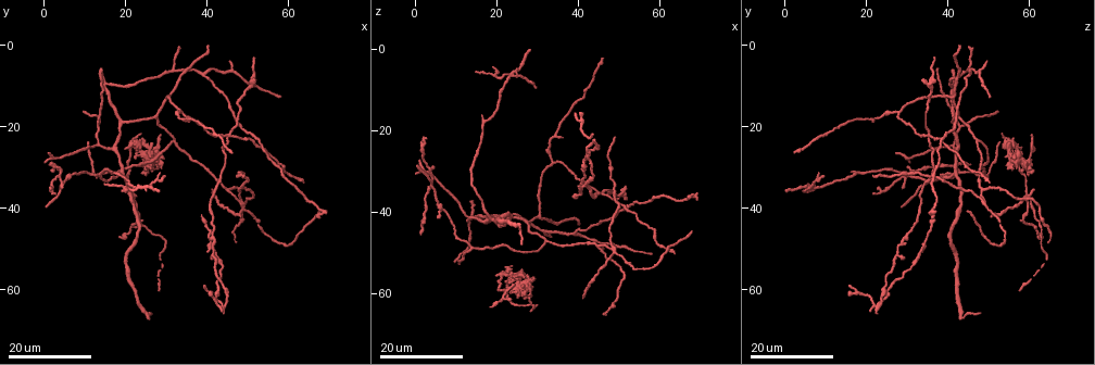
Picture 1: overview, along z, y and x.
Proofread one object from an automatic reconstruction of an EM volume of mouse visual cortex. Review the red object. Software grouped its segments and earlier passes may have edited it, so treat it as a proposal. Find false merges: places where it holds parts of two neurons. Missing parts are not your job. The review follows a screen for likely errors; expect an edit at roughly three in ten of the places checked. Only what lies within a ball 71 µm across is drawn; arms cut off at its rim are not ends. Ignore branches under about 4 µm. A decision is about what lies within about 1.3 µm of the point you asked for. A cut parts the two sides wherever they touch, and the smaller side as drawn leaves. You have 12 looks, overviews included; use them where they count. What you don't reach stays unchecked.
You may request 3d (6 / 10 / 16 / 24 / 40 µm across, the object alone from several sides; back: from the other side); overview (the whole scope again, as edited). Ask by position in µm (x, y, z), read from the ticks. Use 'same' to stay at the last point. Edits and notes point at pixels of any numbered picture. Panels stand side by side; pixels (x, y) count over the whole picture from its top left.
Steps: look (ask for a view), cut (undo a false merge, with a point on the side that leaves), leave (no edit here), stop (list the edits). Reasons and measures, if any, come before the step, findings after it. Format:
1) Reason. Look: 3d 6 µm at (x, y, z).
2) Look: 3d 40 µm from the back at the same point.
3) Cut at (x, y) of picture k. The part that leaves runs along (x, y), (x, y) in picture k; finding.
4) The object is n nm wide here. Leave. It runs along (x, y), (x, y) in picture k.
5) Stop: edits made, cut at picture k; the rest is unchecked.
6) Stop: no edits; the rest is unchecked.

Arms part here. Look: 3d 24 µm at (13.5, 20.0, 43.0).

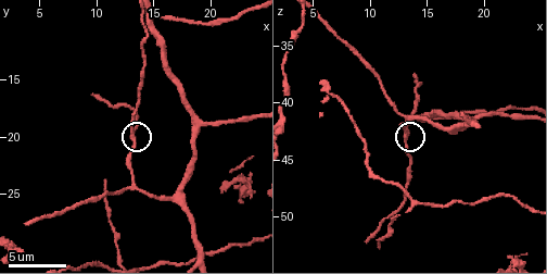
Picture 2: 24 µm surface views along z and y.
Look: 3d 6 µm at (13.0, 19.8, 43.2).

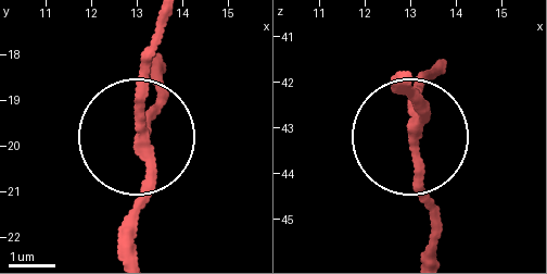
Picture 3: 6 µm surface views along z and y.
The side arm is 12 µm long; 3 arms meet here. Leave. Continuous, no second neuron.

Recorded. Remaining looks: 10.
Branch point. Look: 3d 24 µm at (19.0, 31.5, 41.5).

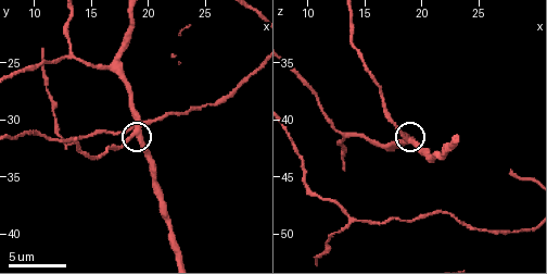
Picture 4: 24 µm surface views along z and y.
Look: 3d 6 µm at (19.2, 31.6, 41.8).

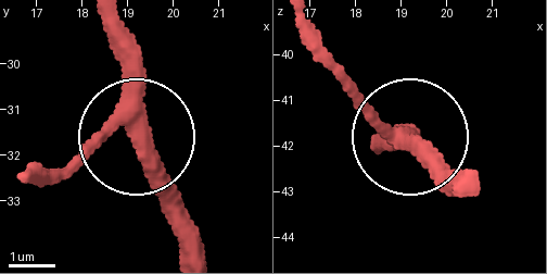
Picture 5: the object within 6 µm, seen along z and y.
3 arms meet here. Leave. All the same neuron.

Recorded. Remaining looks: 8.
Three arms meet. Look: 3d 24 µm at (31.5, 23.5, 47.0).

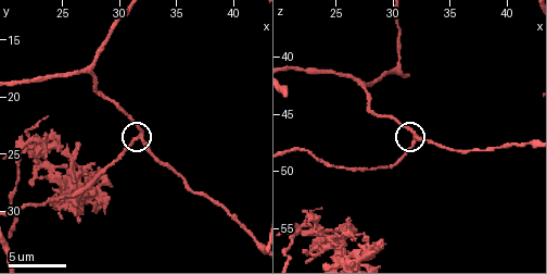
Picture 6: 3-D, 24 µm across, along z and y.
Closer look. Look: 3d 10 µm at (32.0, 23.6, 47.6).

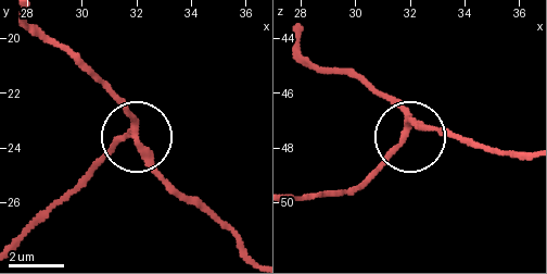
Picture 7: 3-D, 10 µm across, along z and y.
Leave. It runs along (26, 20), (123, 103), (134, 146), (183, 199) in picture 7; all the same neuron.

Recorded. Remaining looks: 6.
Look: 3d 16 µm at (45.0, 36.0, 48.5).

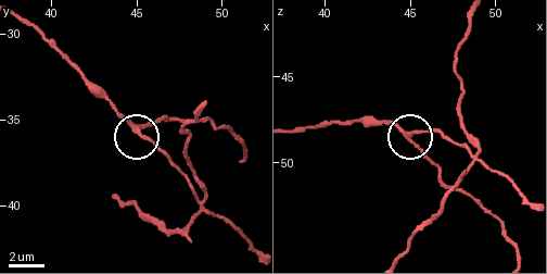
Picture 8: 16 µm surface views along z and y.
Look: 3d 10 µm at (45.1, 35.5, 48.5).

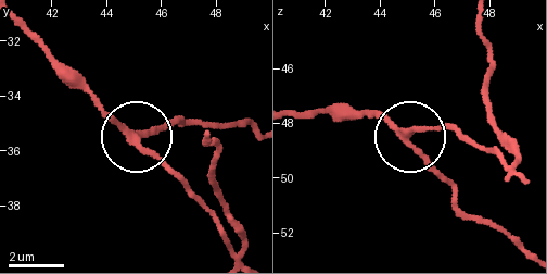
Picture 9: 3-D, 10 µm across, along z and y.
The object is 210 nm wide here. Leave. Continuous, no second neuron.

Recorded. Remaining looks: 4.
Three-way junction. Look: 3d 16 µm at (17.0, 32.0, 18.0).

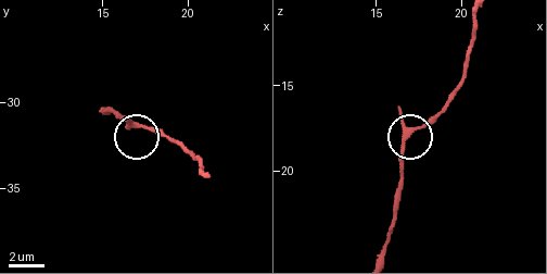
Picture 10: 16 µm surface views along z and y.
Look: 3d 10 µm at (17.3, 31.4, 17.7).

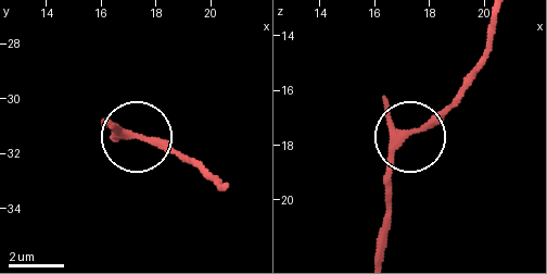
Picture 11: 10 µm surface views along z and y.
Closer look. Look: 3d 6 µm at (17.3, 31.4, 17.6).

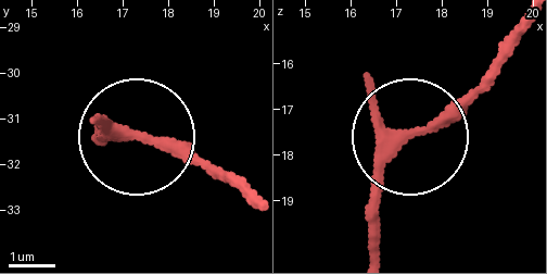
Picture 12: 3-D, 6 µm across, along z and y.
The object is 250 nm wide here. Leave. It runs along (368, 250), (392, 157), (493, 67) in picture 12; continuous, no second neuron.

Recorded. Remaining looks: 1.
Stop: no edits; the rest is unchecked.

